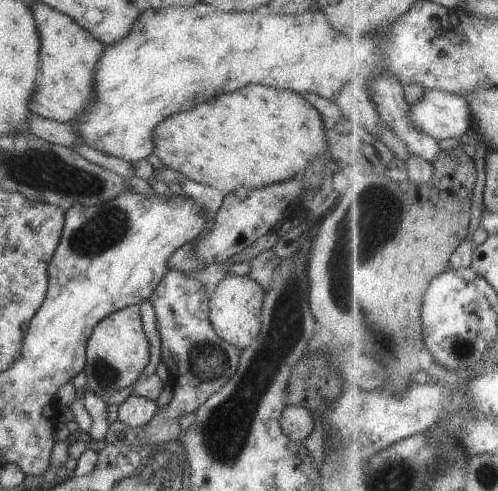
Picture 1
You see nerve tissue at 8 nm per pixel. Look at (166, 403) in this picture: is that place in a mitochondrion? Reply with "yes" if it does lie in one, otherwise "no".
no

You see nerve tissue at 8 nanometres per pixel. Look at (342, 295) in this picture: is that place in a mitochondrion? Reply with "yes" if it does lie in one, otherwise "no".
yes

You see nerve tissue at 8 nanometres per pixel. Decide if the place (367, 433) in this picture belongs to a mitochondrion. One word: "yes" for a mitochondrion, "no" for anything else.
yes

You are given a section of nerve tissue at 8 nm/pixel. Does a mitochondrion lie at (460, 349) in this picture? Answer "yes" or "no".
yes

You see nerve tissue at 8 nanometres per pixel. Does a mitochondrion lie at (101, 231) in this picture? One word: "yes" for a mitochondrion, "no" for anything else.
yes

